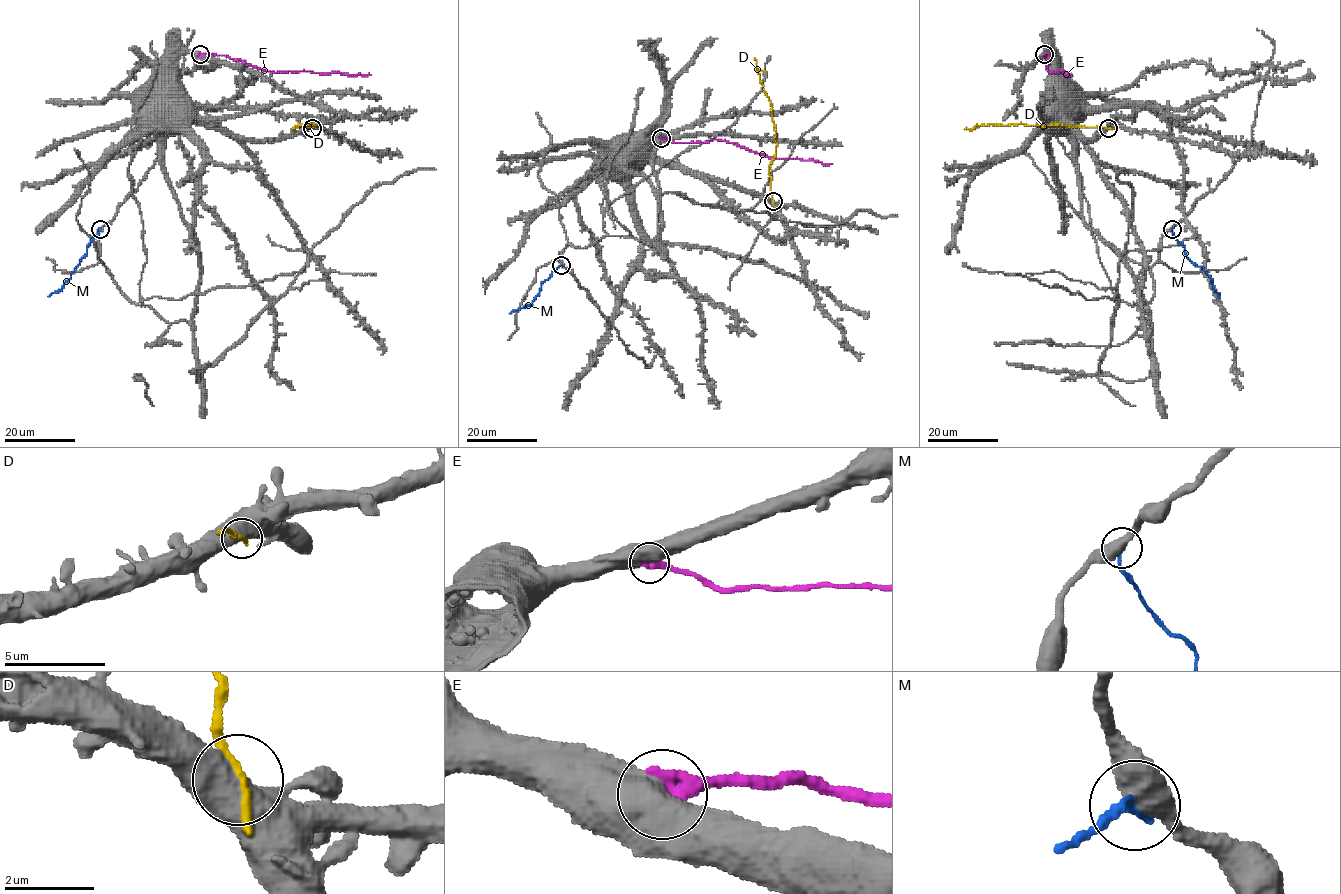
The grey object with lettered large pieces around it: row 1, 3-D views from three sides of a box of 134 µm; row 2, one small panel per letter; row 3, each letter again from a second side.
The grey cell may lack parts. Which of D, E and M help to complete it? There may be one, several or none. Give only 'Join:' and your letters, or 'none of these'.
Join: none of these

